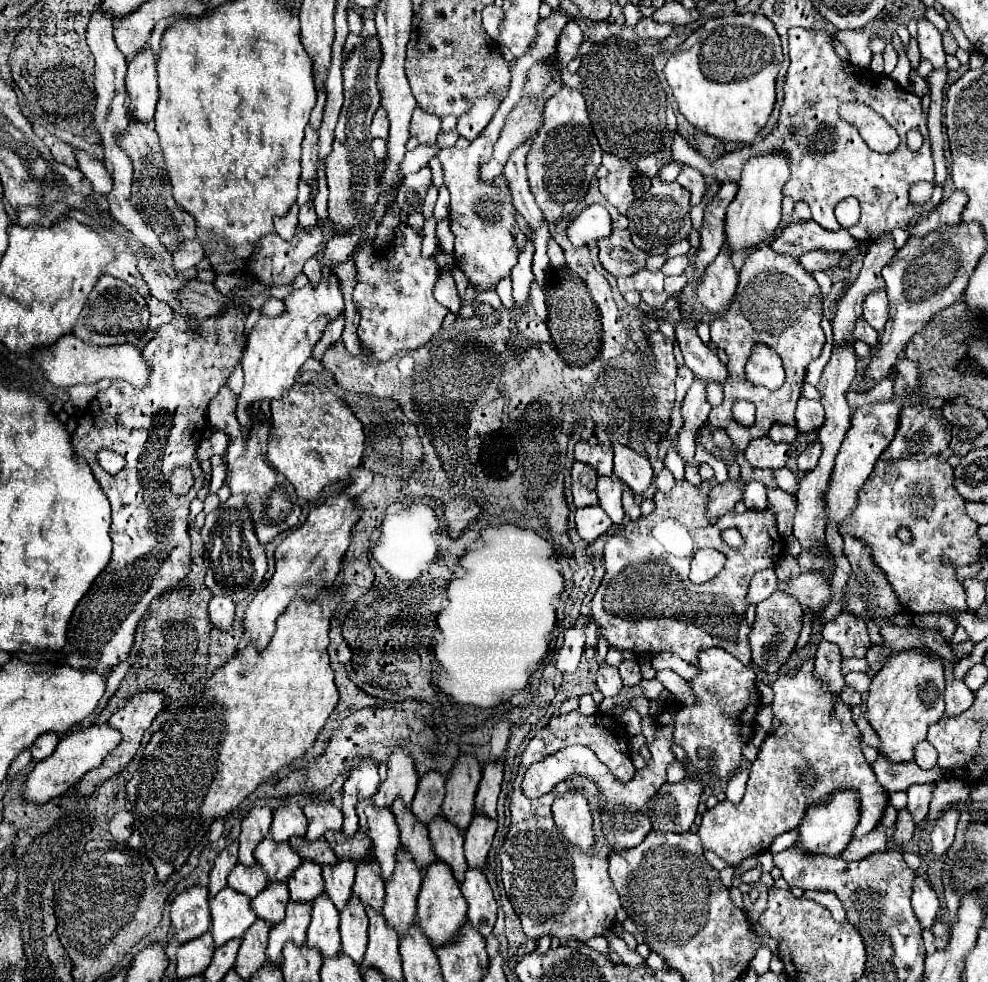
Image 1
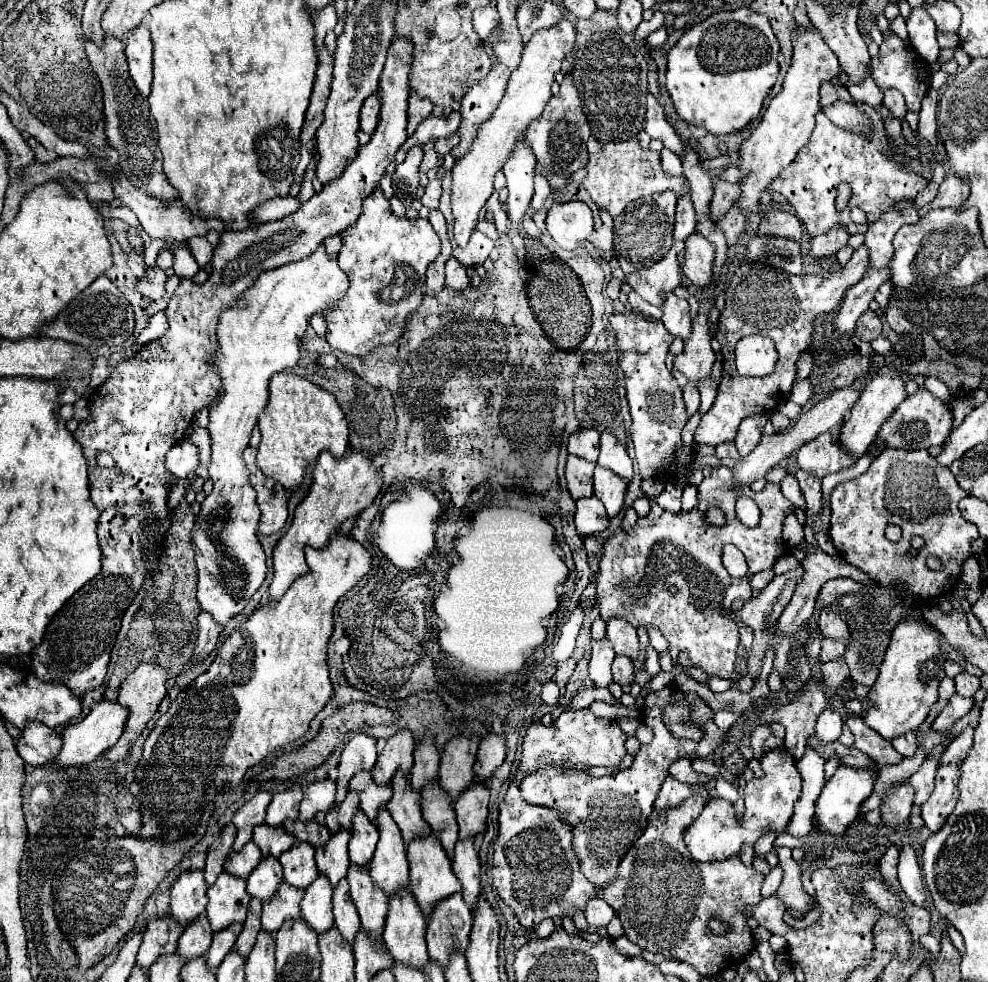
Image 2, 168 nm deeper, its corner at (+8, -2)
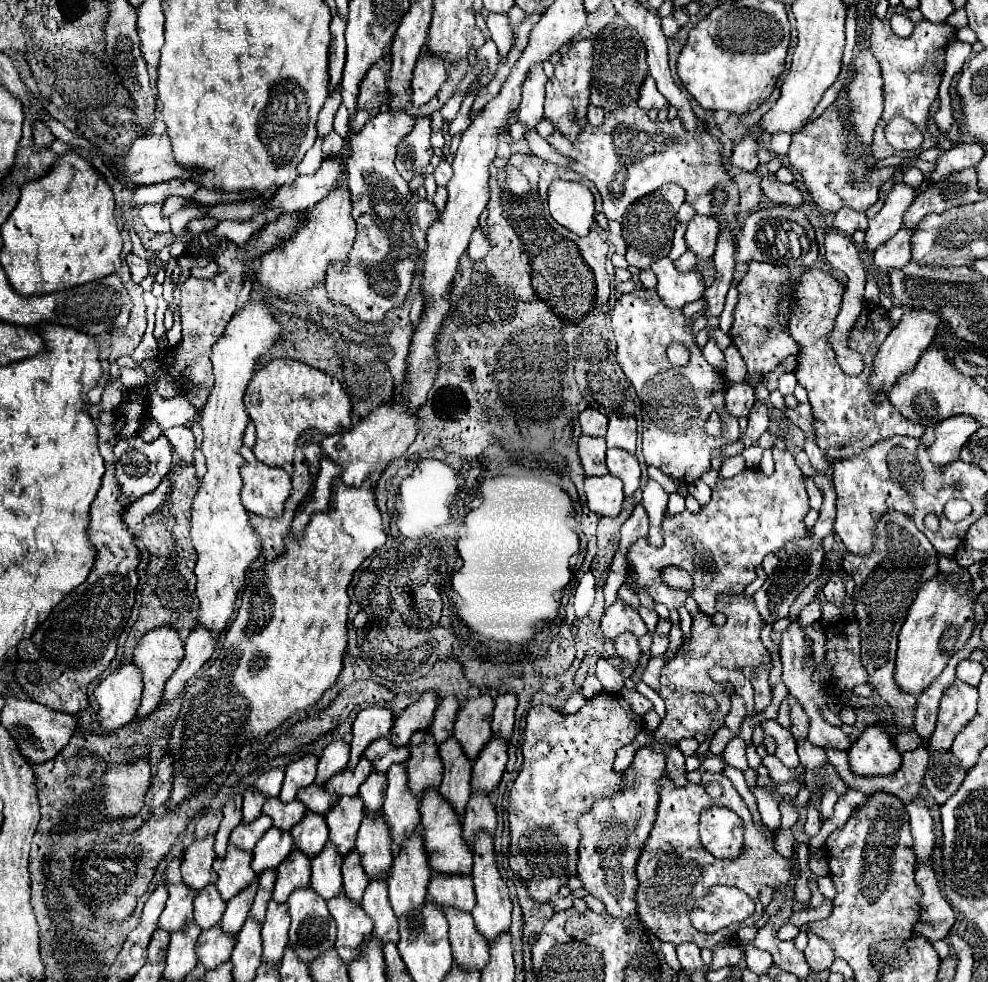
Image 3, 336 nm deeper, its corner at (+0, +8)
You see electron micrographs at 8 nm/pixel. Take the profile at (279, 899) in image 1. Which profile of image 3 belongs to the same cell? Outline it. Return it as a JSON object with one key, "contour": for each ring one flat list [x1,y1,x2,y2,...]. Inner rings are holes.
{"contour":[[271,827,255,845,253,849,253,861,251,867,255,873,261,873,269,867,277,867,291,851,293,837,289,831,281,831,277,827]]}

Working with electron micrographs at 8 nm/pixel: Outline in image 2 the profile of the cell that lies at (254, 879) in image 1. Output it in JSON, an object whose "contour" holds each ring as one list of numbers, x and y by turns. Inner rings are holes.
{"contour":[[249,841,239,853,229,853,227,861,225,861,225,873,239,877,239,879,247,879,249,873,261,863,261,851]]}

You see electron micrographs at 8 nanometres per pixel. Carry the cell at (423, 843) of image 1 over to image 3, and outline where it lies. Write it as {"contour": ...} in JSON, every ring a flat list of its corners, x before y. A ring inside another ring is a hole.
{"contour":[[423,729,413,733,411,757,407,761,409,787,415,795,421,795,427,787,439,787,443,779,443,761,439,757,439,747,433,735]]}

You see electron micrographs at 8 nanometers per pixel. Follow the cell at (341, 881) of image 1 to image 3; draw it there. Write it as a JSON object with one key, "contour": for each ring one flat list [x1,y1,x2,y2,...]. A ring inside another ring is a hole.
{"contour":[[341,797,339,803,325,813,325,819,329,825,329,839,337,845,341,855,347,855,355,847,357,831,363,819,361,797]]}

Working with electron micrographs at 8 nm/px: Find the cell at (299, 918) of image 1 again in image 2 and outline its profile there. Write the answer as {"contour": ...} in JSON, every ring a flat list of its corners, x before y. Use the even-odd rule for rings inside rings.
{"contour":[[281,883,281,889,277,889,277,897,273,897,273,901,267,901,263,905,263,915,261,915,263,931,275,933,287,919,297,921,301,917,301,909,299,909,301,897,303,891,289,889,289,885]]}

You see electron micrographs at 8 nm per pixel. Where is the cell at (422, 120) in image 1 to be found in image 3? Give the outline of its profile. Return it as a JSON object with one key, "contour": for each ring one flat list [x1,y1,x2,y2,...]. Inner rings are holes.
{"contour":[[425,49,417,59,413,79,411,79,411,101,413,101,413,105,421,107,431,97,435,97,435,93,439,91,439,87,443,85,445,79,447,79,445,59,439,55,433,55]]}

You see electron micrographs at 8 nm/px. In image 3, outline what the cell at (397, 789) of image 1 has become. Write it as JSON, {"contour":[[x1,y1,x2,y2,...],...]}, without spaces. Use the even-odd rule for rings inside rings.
{"contour":[[427,691,423,693,415,703,411,703,397,719,395,725,389,733,389,739,393,741,393,745,407,745,411,735,419,729,427,729,429,723,433,721,433,713,437,707,437,693,435,691]]}

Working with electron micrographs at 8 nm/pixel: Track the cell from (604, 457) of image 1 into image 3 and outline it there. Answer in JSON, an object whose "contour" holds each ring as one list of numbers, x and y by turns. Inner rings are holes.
{"contour":[[587,407,585,411,579,413,579,423,585,435,591,437,605,437,607,431,607,415,595,411,593,407]]}

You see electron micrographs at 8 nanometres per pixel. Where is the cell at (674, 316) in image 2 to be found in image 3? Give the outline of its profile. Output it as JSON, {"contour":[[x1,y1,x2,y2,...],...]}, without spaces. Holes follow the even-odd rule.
{"contour":[[669,257,651,263,653,273,657,275,657,293,661,295,667,307,683,307,701,299,705,283,699,269,681,273,675,269,675,263]]}

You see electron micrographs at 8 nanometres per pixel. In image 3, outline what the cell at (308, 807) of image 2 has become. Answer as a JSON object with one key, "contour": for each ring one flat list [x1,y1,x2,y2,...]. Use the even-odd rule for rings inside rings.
{"contour":[[333,739,321,753,317,765,317,783,325,783,331,775,345,769,349,761,349,743,345,739]]}

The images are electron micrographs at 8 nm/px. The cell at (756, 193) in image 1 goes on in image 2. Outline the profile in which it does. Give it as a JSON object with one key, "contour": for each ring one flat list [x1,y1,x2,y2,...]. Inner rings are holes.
{"contour":[[799,27,793,45,793,63,783,79,783,89,771,99,761,123,753,129,751,137,739,149,741,159,737,167,747,171,747,175,739,179,741,195,735,199,735,205,747,217,759,215,761,195,769,189,773,179,793,163,797,151,809,141,815,127,815,115,819,109,819,87,823,81,833,79,837,73,839,73,837,55,825,45,817,29,807,31]]}

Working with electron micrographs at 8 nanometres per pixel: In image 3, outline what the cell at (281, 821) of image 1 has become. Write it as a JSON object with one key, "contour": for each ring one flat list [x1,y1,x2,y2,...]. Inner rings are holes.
{"contour":[[307,753,307,755,299,757,297,761,287,763,283,789,281,789,281,795,279,795,281,801,285,801,285,803,293,801,299,787,305,787,305,785,313,783,315,769,317,769,317,757,313,753]]}

